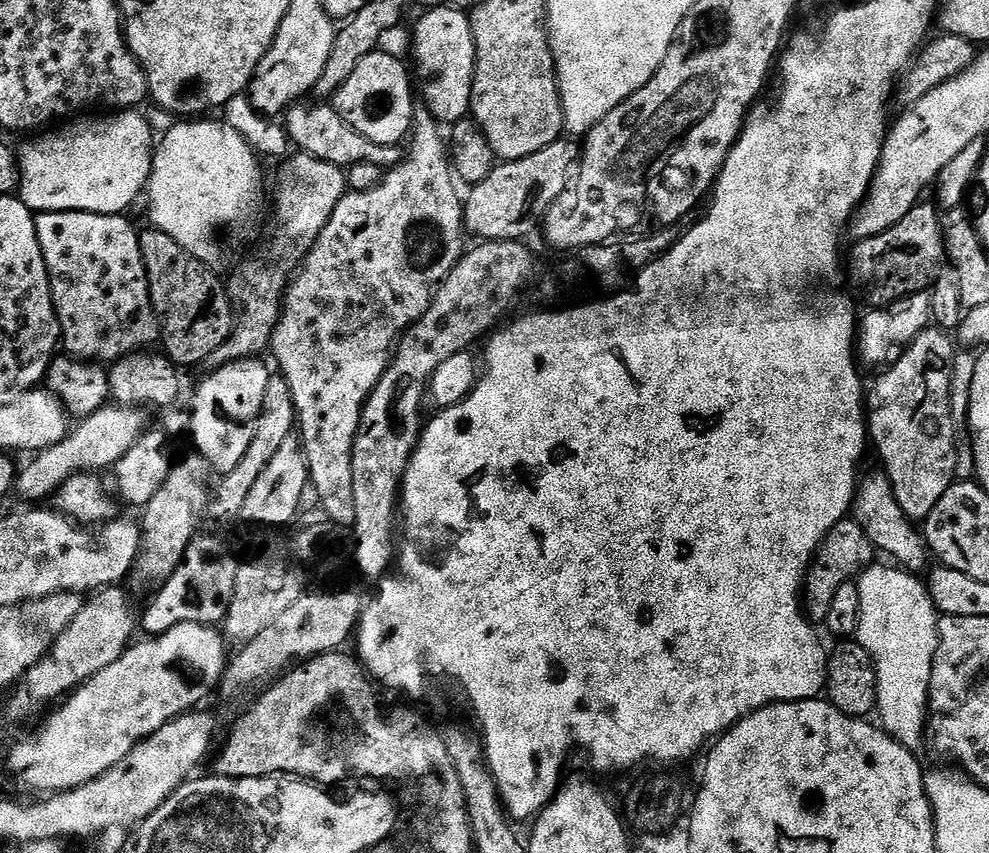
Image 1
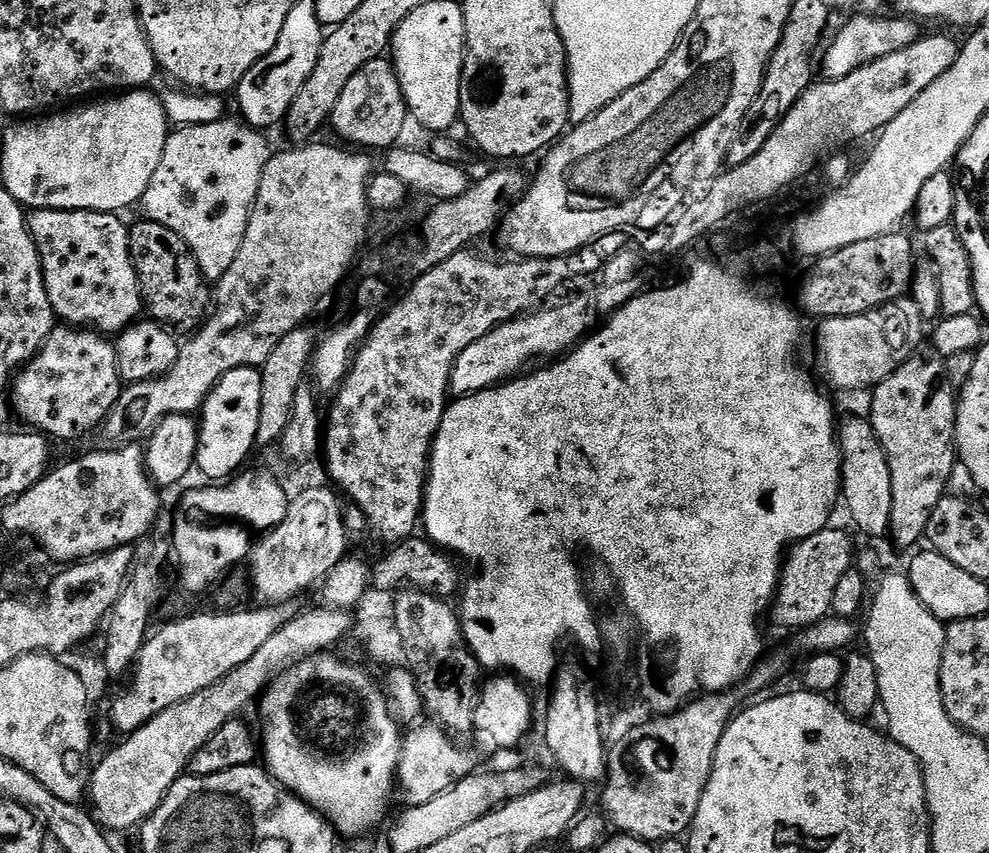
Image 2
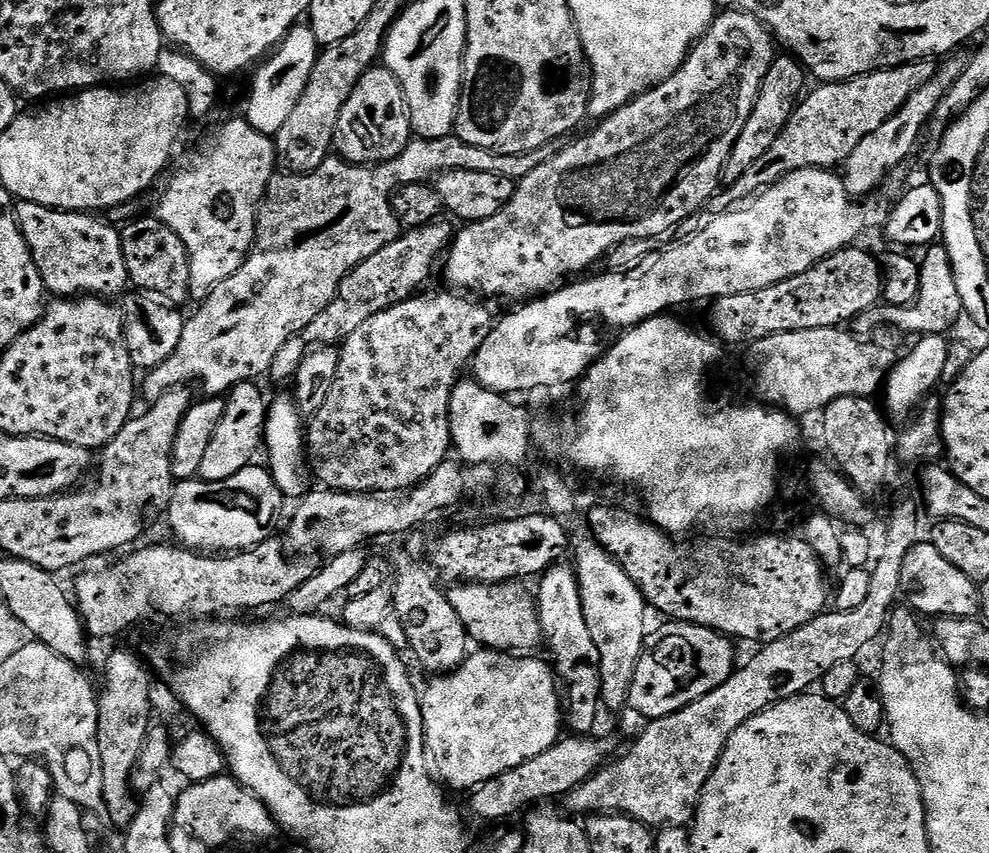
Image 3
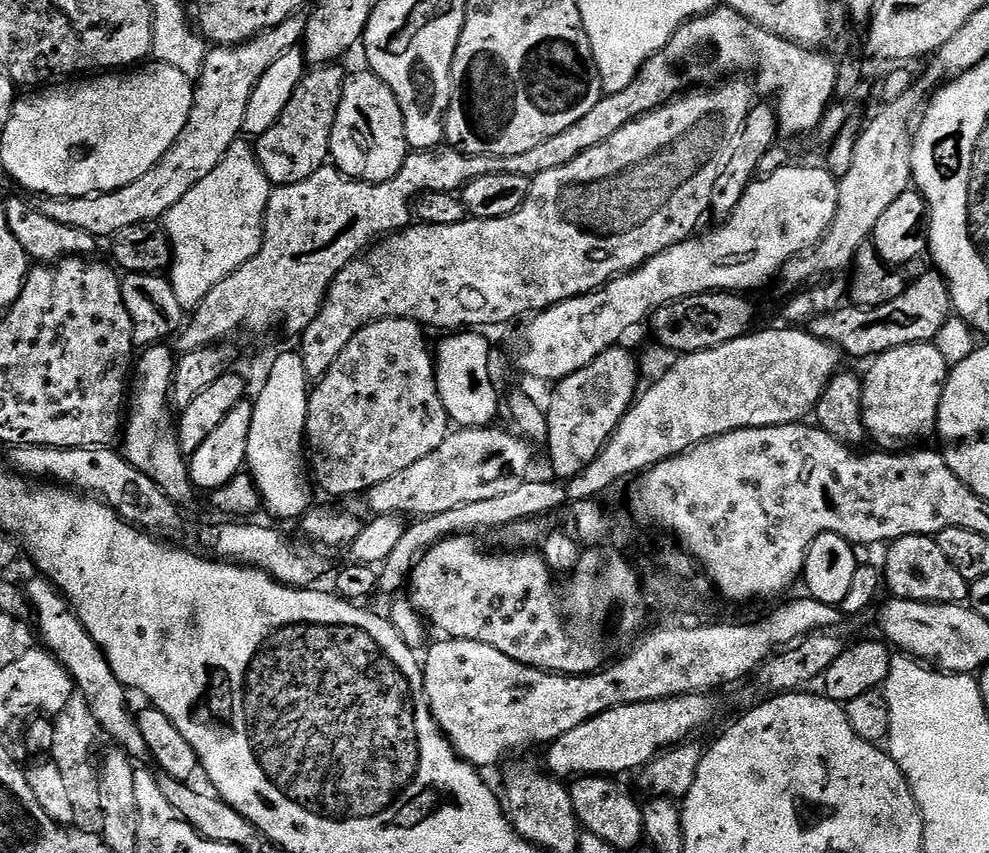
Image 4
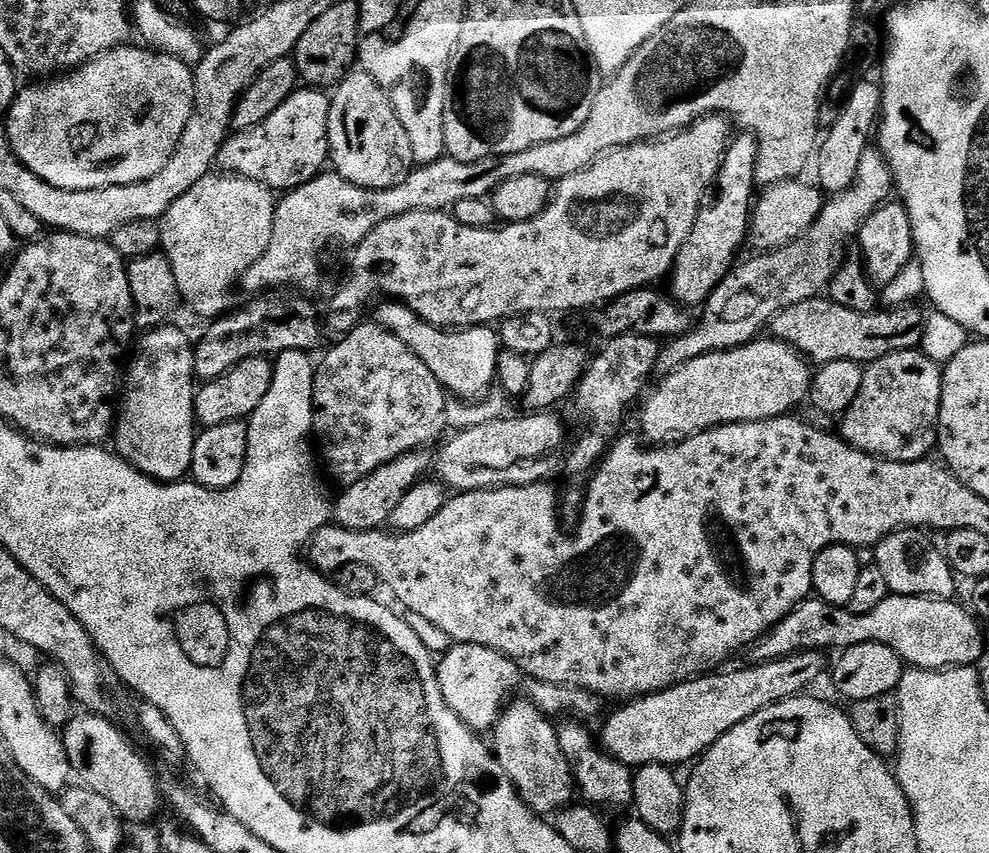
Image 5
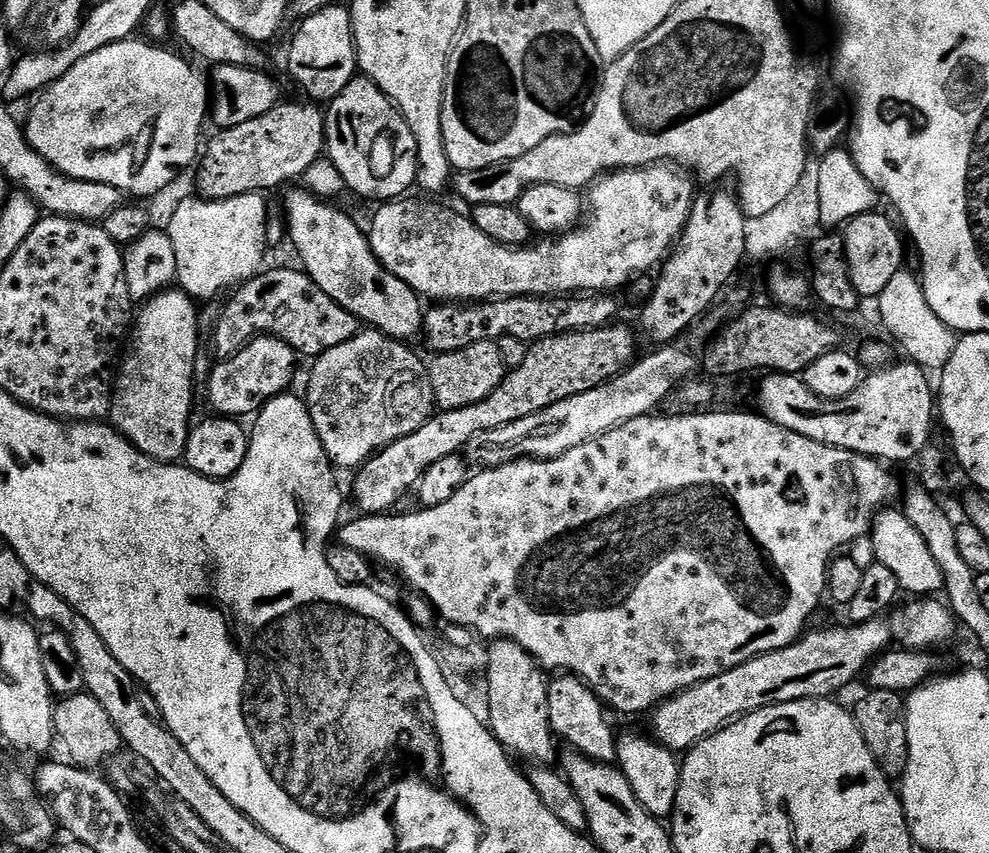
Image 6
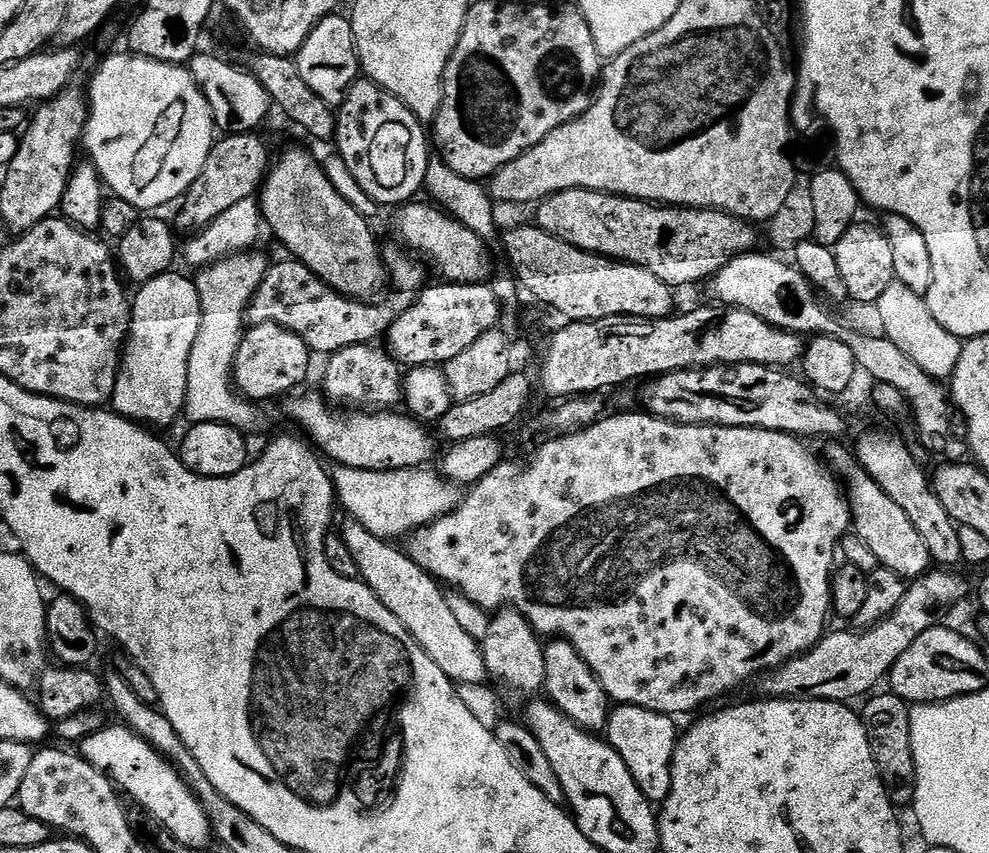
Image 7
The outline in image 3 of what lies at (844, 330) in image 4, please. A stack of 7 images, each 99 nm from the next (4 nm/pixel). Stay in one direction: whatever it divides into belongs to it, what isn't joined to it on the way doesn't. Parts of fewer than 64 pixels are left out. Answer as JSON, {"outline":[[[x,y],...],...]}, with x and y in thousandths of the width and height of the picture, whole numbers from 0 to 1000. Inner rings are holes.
{"outline":[[[953,285],[939,286],[933,292],[930,312],[930,345],[918,358],[902,358],[881,361],[880,365],[866,372],[863,380],[867,386],[886,385],[889,380],[899,380],[910,389],[926,389],[930,394],[952,394],[962,390],[962,385],[976,369],[973,359],[973,345],[969,345],[969,331],[965,331],[965,317],[961,307],[961,298],[954,292]]]}

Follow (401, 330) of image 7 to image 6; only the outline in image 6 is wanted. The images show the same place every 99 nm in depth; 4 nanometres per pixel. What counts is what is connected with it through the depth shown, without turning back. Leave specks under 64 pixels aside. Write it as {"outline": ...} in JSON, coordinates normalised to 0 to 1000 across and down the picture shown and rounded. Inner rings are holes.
{"outline":[[[575,345],[573,347],[511,347],[499,352],[491,352],[488,354],[441,354],[436,358],[437,361],[428,367],[429,382],[427,386],[427,399],[433,402],[433,408],[437,415],[467,411],[469,408],[477,406],[479,402],[491,401],[492,399],[504,400],[508,396],[524,396],[537,406],[544,399],[551,399],[557,394],[567,394],[568,392],[576,392],[577,389],[594,389],[596,385],[613,385],[616,380],[624,374],[623,370],[627,366],[627,356],[622,352],[619,345]]]}

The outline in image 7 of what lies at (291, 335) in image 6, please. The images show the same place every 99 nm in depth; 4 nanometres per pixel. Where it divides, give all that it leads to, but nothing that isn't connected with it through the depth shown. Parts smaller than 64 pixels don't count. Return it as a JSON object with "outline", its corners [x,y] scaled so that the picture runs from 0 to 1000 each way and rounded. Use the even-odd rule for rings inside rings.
{"outline":[[[389,290],[386,295],[395,336],[400,336],[396,342],[396,352],[390,353],[389,356],[356,352],[347,347],[322,327],[304,305],[290,302],[291,305],[285,306],[284,309],[276,308],[265,326],[257,349],[251,355],[250,379],[285,382],[301,392],[301,396],[309,401],[312,413],[316,415],[335,415],[354,406],[380,403],[383,394],[384,397],[391,395],[396,379],[408,367],[408,362],[421,353],[422,346],[431,336],[430,311],[424,304],[411,298],[407,290],[399,290]]]}

